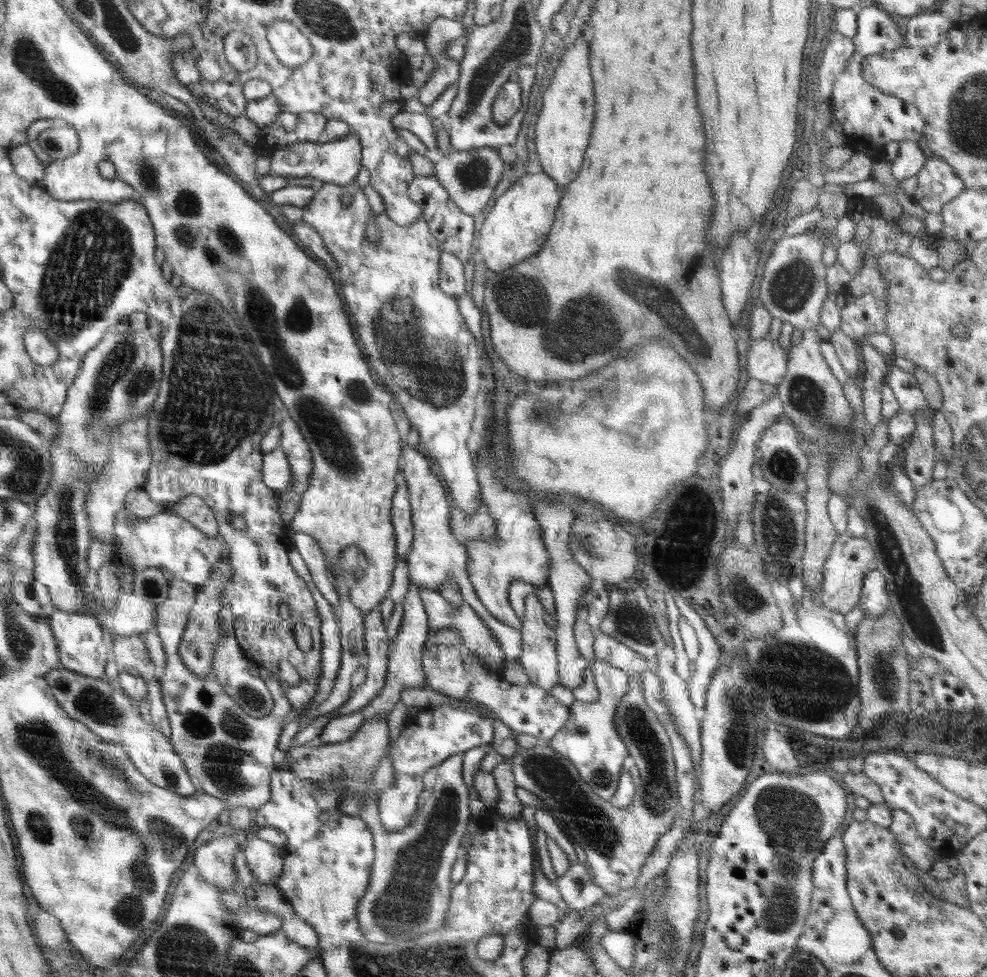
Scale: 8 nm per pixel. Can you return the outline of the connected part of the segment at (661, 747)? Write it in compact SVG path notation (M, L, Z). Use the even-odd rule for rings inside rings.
M636 672L630 674L630 688L617 704L614 720L621 741L626 745L629 756L634 758L642 780L642 784L637 786L632 804L626 808L614 806L609 801L596 796L589 790L586 781L579 775L579 770L576 770L572 762L550 748L546 742L539 742L534 747L525 749L521 749L517 744L517 752L513 756L506 756L505 761L500 766L496 766L496 770L491 770L499 790L497 808L502 816L511 819L514 816L518 817L523 811L522 803L515 793L517 786L534 794L550 808L552 816L536 810L535 821L537 828L546 834L551 864L558 876L555 885L560 891L562 901L566 903L566 912L586 911L599 902L601 894L613 896L621 890L627 891L630 886L634 886L648 855L660 840L660 835L677 830L676 816L680 813L682 805L677 793L672 745L666 729L648 706L643 690L638 686ZM580 855L585 857L584 863L580 863Z

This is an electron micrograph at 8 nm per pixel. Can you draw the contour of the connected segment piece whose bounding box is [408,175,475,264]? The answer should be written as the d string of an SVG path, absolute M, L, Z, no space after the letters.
M435 175L415 177L408 186L408 194L412 202L415 202L422 209L422 218L427 222L430 234L438 241L441 252L451 252L465 264L473 253L474 217L471 214L463 213L457 207L446 188L440 186L440 181Z

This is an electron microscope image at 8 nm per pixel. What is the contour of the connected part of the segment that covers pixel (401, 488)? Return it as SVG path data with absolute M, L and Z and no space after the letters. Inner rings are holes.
M401 471L395 476L395 483L397 489L393 496L391 513L391 521L397 538L395 556L397 558L407 558L413 543L413 522L407 482Z

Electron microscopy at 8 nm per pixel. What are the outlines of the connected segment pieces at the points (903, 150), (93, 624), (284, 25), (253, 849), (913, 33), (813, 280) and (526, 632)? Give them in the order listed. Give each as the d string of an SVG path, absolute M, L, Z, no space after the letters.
M908 140L899 142L899 153L897 158L891 162L891 173L899 183L906 178L915 176L924 165L929 153L922 146Z
M55 609L46 615L47 621L51 626L53 637L58 647L58 658L62 666L72 672L79 672L84 676L92 678L104 678L104 667L106 666L106 642L102 625L94 613L86 616L72 616L69 612Z
M276 20L268 27L267 39L276 58L285 67L299 70L313 62L310 41L292 21Z
M252 836L245 837L241 850L253 880L257 884L274 885L283 872L283 849Z
M934 9L912 16L906 24L903 46L910 48L934 46L952 27L954 27L952 20Z
M811 232L790 237L783 236L776 240L775 247L766 261L760 288L758 288L760 302L772 318L779 318L784 323L792 323L798 331L802 329L817 331L816 326L821 324L820 311L826 300L827 292L830 291L827 285L827 266L822 258L825 245Z
M526 604L520 630L522 654L518 662L532 685L550 691L559 684L557 638L555 630L544 622L544 613L541 604Z

